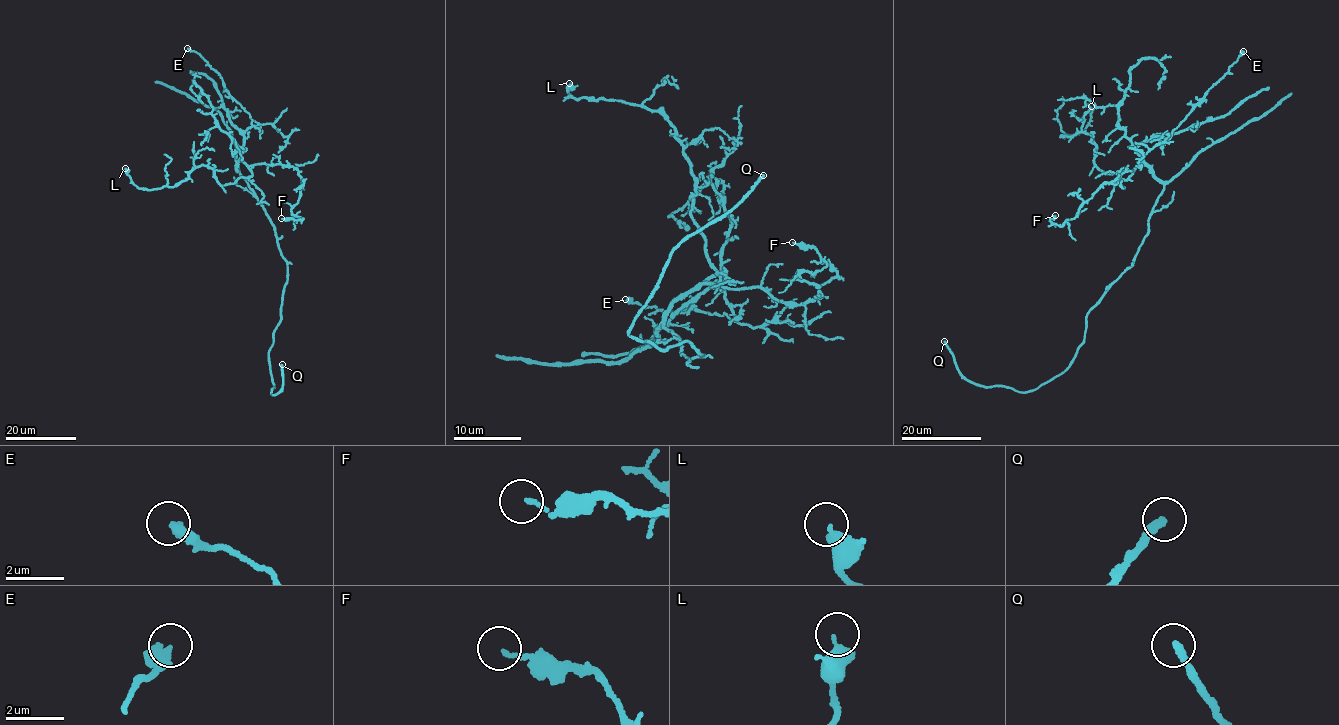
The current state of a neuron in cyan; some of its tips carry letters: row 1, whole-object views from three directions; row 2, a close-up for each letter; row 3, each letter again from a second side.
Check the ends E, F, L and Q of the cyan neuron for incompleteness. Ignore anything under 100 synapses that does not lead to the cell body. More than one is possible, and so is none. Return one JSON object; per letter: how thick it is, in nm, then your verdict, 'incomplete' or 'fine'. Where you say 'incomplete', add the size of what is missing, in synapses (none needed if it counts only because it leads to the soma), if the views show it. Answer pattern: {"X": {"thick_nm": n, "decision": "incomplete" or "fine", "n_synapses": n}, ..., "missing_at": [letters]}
{"E": {"thick_nm": 400, "decision": "fine"}, "F": {"thick_nm": 100, "decision": "fine"}, "L": {"thick_nm": 420, "decision": "fine"}, "Q": {"thick_nm": 240, "decision": "incomplete"}, "missing_at": ["Q"]}

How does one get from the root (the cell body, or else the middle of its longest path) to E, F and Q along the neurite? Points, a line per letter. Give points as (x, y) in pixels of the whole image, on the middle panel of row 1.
E: (686, 355), (680, 338), (664, 326), (669, 306), (721, 271), (732, 319), (625, 299)
F: (686, 355), (664, 323), (701, 283), (804, 306), (819, 298), (794, 276), (826, 263), (792, 242)
Q: (686, 355), (686, 364), (702, 356), (685, 341), (663, 352), (627, 334), (670, 252), (743, 199), (763, 175)

